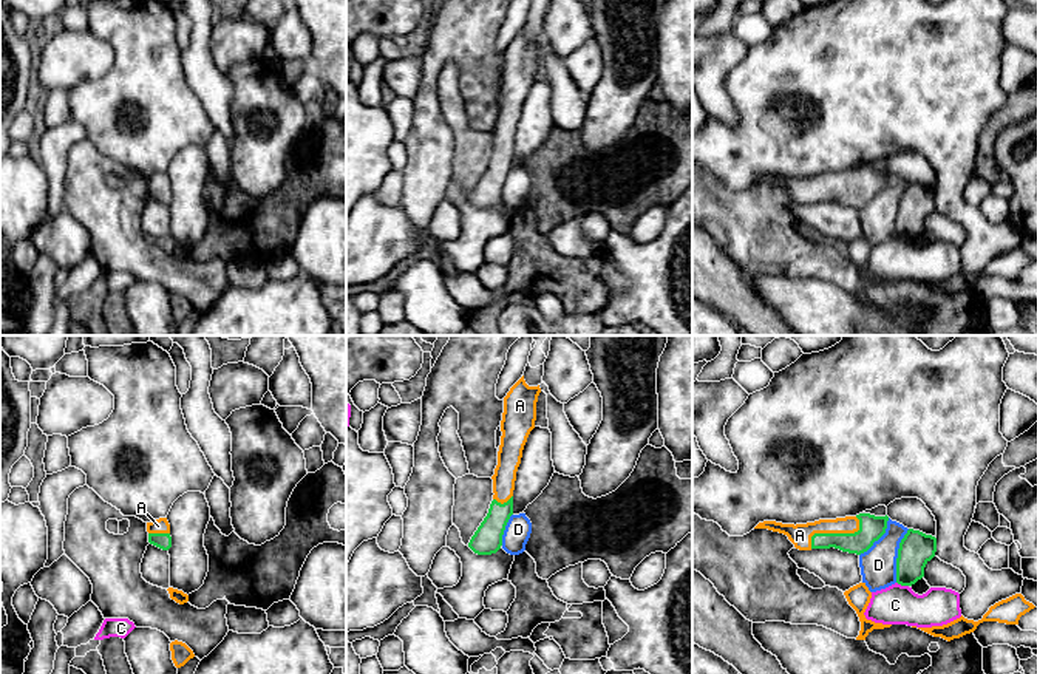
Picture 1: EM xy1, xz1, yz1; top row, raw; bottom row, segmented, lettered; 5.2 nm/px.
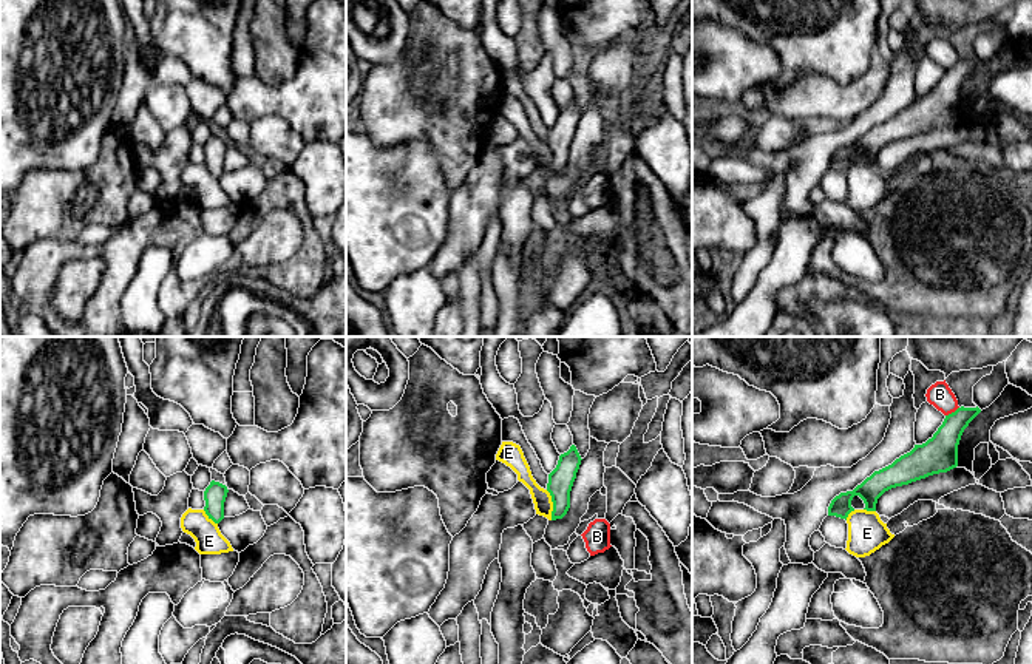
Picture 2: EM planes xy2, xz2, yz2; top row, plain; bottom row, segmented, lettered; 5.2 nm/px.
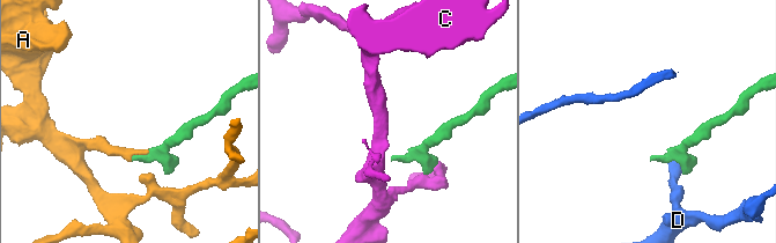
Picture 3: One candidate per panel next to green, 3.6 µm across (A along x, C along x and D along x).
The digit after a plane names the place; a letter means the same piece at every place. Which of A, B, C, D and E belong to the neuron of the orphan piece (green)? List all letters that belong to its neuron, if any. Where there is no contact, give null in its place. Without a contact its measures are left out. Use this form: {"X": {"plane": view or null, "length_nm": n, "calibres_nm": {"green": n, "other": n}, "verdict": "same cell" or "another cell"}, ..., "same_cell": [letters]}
{"A": {"plane": "yz1", "length_nm": 300, "calibres_nm": {"green": 130, "other": 110}, "verdict": "same cell"}, "B": {"plane": "yz2", "length_nm": 90, "calibres_nm": {"green": 190, "other": 120}, "verdict": "another cell"}, "C": {"plane": "yz1", "length_nm": 70, "calibres_nm": {"green": 180, "other": 200}, "verdict": "another cell"}, "D": {"plane": "yz1", "length_nm": 280, "calibres_nm": {"green": 180, "other": 190}, "verdict": "another cell"}, "E": {"plane": "xz2", "length_nm": 160, "calibres_nm": {"green": 130, "other": 100}, "verdict": "another cell"}, "same_cell": ["A"]}

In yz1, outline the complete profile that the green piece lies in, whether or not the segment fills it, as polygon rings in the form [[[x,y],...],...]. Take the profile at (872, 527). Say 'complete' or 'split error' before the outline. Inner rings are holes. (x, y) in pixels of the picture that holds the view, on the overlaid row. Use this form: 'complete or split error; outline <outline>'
split error; outline [[[859,513],[836,519],[819,519],[807,524],[759,523],[754,529],[768,529],[788,536],[799,550],[839,549],[861,555],[878,541],[887,529],[889,516]]]

